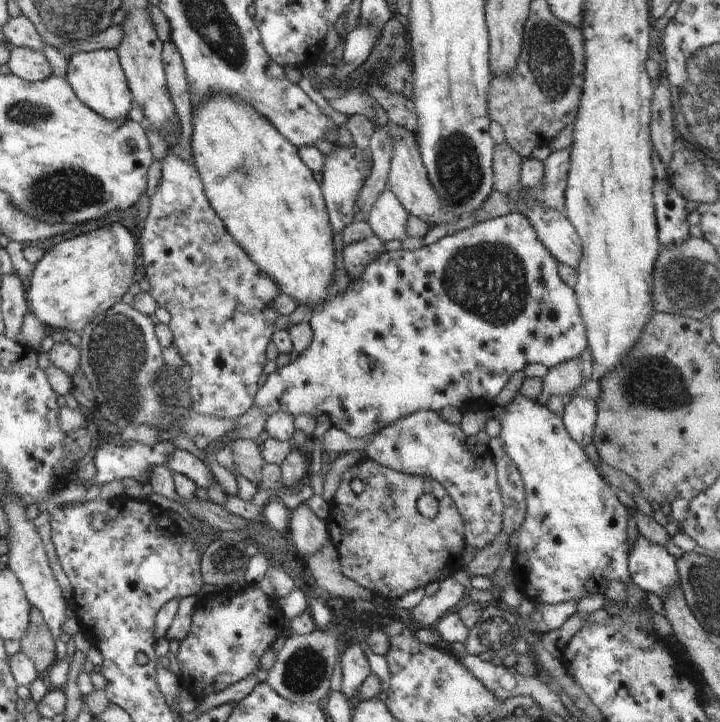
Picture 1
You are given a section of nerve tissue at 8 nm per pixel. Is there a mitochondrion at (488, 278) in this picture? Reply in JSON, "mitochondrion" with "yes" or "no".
{"mitochondrion":"yes"}

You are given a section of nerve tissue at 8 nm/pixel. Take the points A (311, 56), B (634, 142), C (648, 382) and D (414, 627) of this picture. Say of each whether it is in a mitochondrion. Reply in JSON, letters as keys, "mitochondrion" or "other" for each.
{"A":"other","B":"other","C":"mitochondrion","D":"other"}

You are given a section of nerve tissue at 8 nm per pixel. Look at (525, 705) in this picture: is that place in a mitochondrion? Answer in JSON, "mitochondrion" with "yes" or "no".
{"mitochondrion":"no"}

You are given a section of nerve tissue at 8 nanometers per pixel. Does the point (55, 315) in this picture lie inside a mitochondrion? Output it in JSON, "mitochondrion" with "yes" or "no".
{"mitochondrion":"no"}

